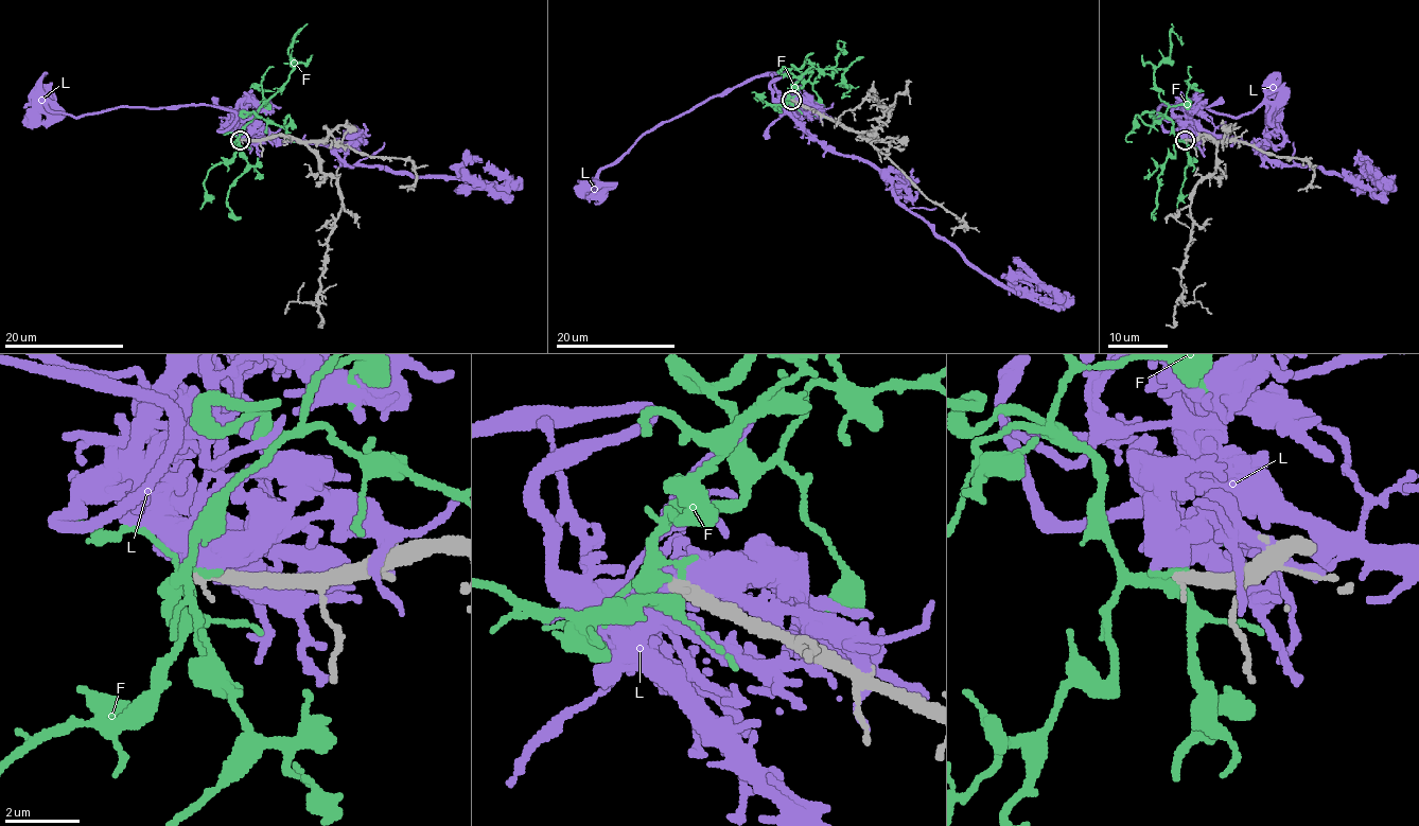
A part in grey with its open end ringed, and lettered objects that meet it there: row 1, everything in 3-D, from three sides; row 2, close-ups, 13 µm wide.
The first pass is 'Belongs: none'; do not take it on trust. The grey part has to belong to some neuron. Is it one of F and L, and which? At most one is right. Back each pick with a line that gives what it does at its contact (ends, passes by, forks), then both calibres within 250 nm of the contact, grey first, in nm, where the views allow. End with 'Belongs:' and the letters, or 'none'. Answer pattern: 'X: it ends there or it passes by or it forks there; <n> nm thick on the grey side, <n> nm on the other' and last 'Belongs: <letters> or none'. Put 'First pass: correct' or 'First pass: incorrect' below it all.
Belongs: none
First pass: correct

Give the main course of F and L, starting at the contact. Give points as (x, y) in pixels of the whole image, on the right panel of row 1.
F: (1187, 139), (1178, 139), (1166, 116), (1167, 104), (1154, 78), (1170, 54), (1171, 32), (1181, 46)
L: (1185, 138), (1206, 130), (1251, 144), (1286, 164), (1372, 177), (1382, 192), (1372, 194), (1360, 187), (1342, 168)

